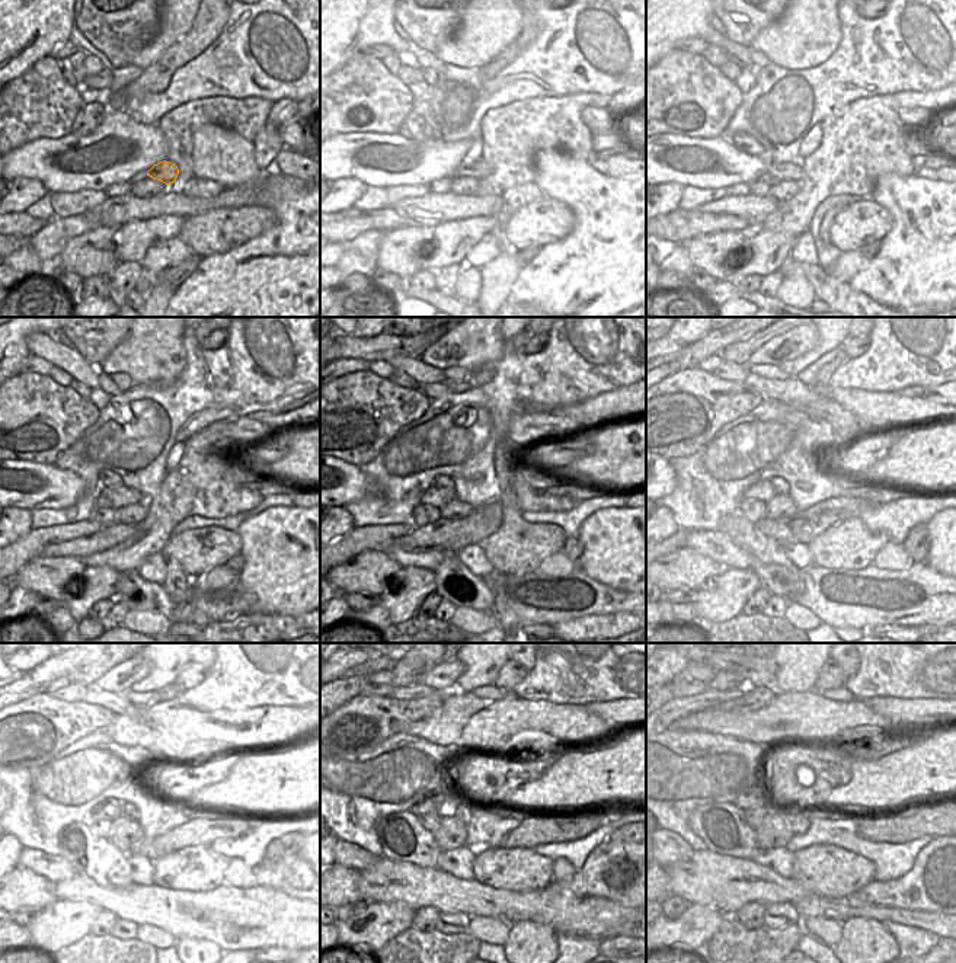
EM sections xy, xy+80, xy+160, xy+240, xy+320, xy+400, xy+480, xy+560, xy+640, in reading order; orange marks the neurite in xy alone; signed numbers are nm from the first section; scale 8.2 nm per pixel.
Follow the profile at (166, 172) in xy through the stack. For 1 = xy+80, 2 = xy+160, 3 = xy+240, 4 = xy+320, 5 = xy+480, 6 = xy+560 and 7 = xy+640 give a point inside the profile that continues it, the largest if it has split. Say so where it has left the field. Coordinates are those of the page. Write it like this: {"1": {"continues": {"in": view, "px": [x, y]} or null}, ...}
{"1": {"continues": {"in": "xy+80", "px": [482, 169]}}, "2": {"continues": {"in": "xy+160", "px": [776, 172]}}, "3": {"continues": {"in": "xy+240", "px": [120, 495]}}, "4": {"continues": {"in": "xy+320", "px": [437, 495]}}, "5": {"continues": {"in": "xy+480", "px": [109, 809]}}, "6": {"continues": {"in": "xy+560", "px": [431, 803]}}, "7": {"continues": {"in": "xy+640", "px": [751, 797]}}}

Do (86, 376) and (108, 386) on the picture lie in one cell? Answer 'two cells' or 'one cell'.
two cells

